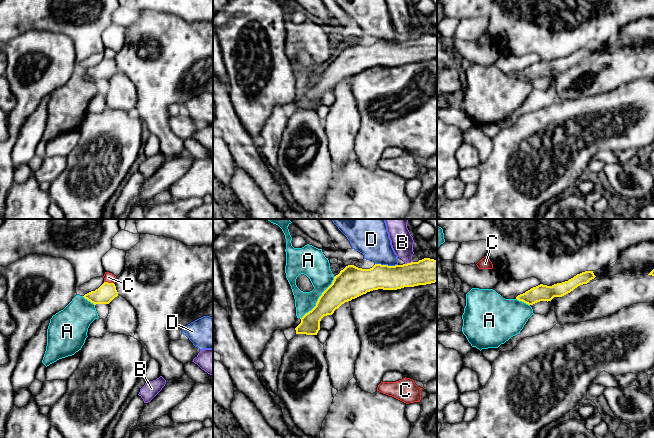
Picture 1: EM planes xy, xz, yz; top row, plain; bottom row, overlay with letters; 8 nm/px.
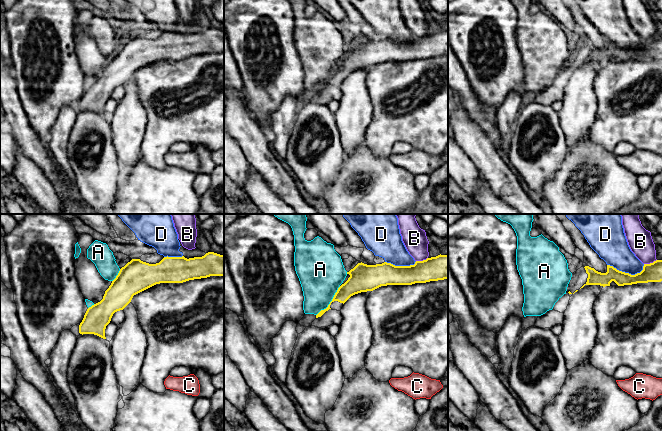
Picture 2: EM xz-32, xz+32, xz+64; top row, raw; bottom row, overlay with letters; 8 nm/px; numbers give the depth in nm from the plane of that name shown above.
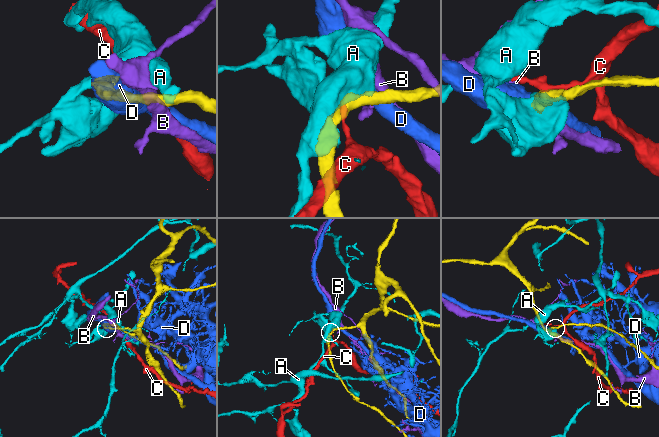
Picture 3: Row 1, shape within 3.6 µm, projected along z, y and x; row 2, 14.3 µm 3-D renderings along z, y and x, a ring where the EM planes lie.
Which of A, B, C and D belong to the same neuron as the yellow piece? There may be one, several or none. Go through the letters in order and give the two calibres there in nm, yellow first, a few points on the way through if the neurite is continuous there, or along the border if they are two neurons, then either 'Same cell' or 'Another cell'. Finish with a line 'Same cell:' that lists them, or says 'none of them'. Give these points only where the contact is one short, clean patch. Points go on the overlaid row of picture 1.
A: Thickness 240 nm (yellow) against 220 nm. Same cell
B: Thickness 200 nm (yellow) against 180 nm. Another cell
C: Thickness 150 nm (yellow) against 80 nm. Another cell
D: Thickness 200 nm (yellow) against 280 nm. Boundary: xz (375, 263), (397, 265). Another cell
Same cell: A

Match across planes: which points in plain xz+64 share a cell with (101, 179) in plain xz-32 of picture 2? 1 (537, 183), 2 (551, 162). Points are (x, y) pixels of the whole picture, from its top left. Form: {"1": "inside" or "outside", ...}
{"1": "inside", "2": "inside"}

